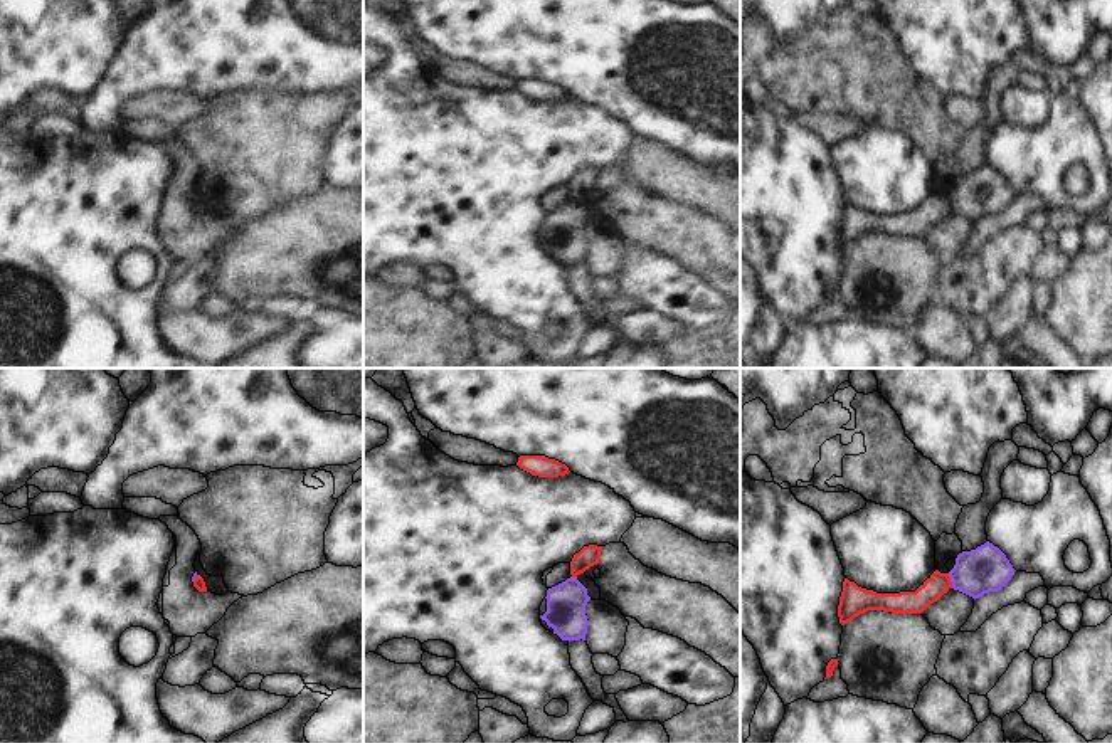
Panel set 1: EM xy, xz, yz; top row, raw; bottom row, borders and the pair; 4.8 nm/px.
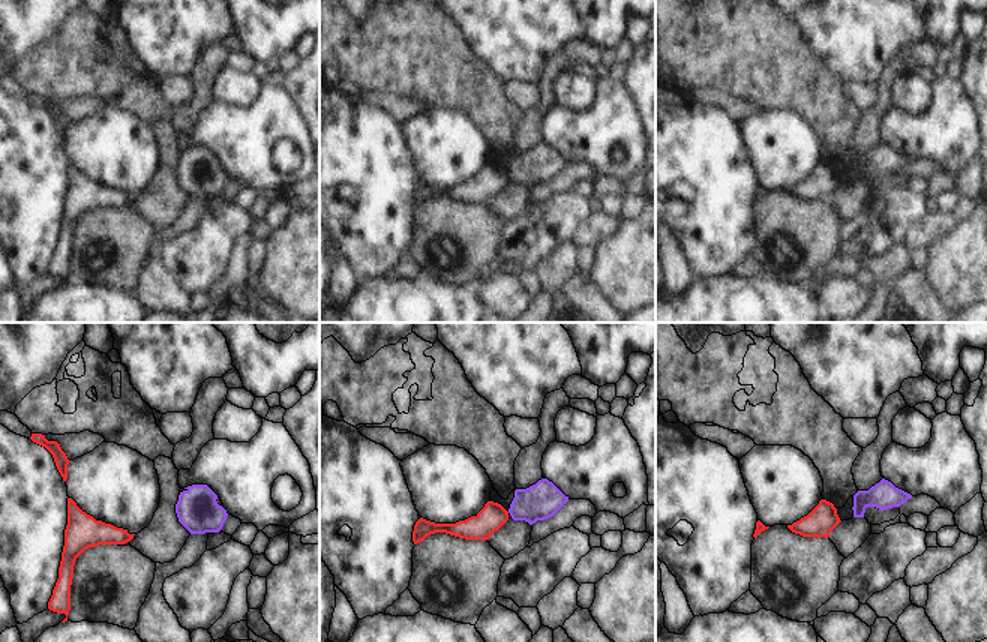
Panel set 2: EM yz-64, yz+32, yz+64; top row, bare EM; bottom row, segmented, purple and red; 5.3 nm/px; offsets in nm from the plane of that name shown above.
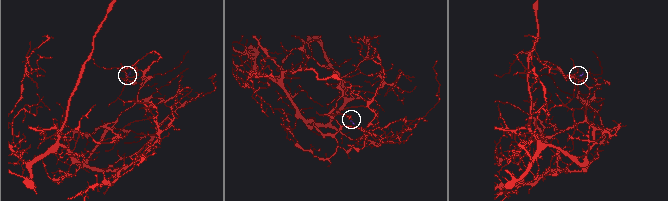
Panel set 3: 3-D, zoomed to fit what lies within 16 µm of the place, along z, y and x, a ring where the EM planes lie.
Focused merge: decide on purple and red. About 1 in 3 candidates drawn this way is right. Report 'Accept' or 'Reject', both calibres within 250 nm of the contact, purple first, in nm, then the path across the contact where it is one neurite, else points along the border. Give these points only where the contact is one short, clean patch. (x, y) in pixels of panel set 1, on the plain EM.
Reject. Thickness 220 nm (purple) against 110 nm. Boundary: yz (947, 197), (953, 210)

